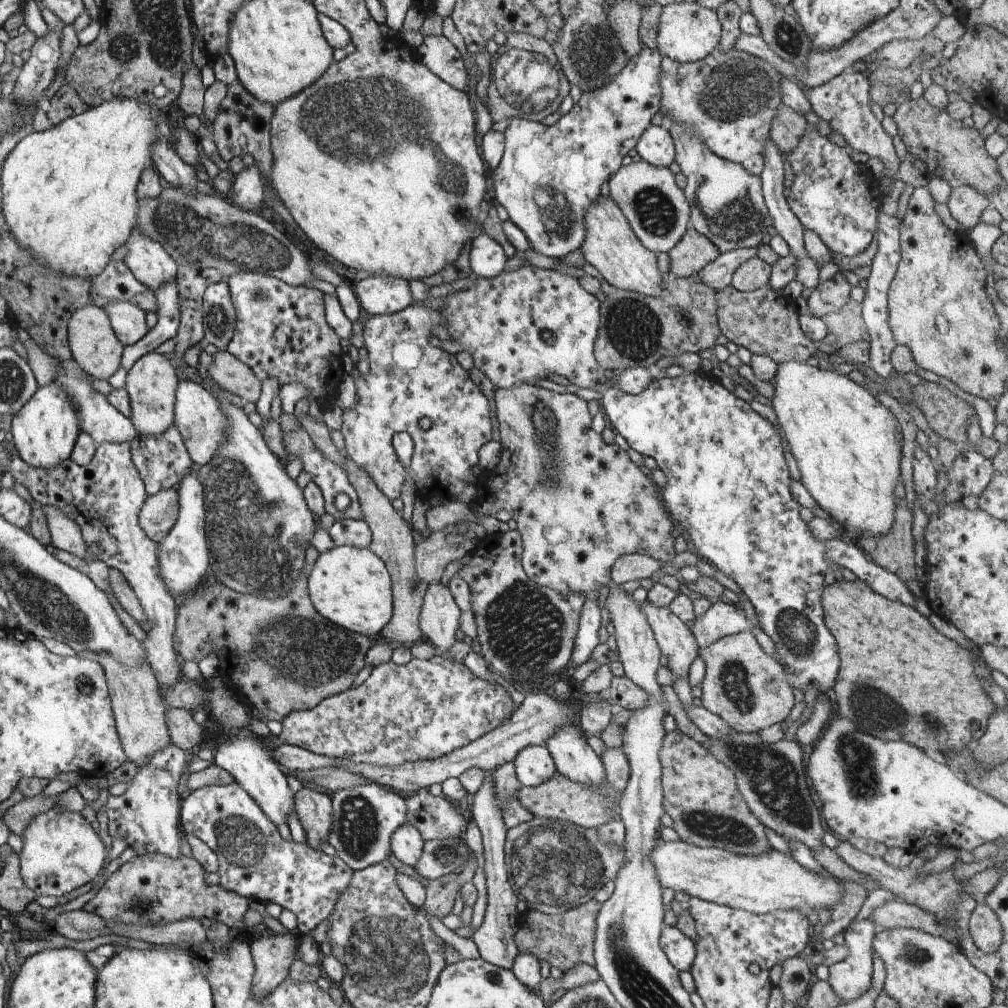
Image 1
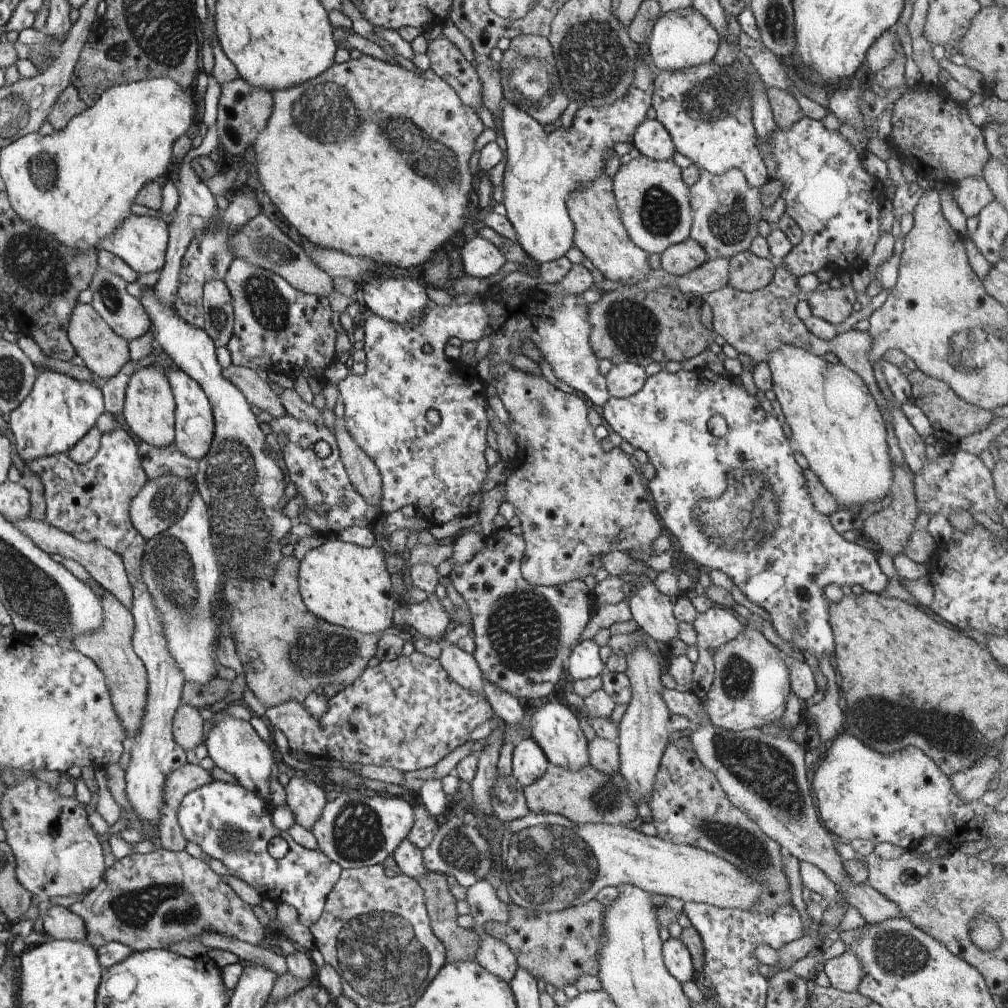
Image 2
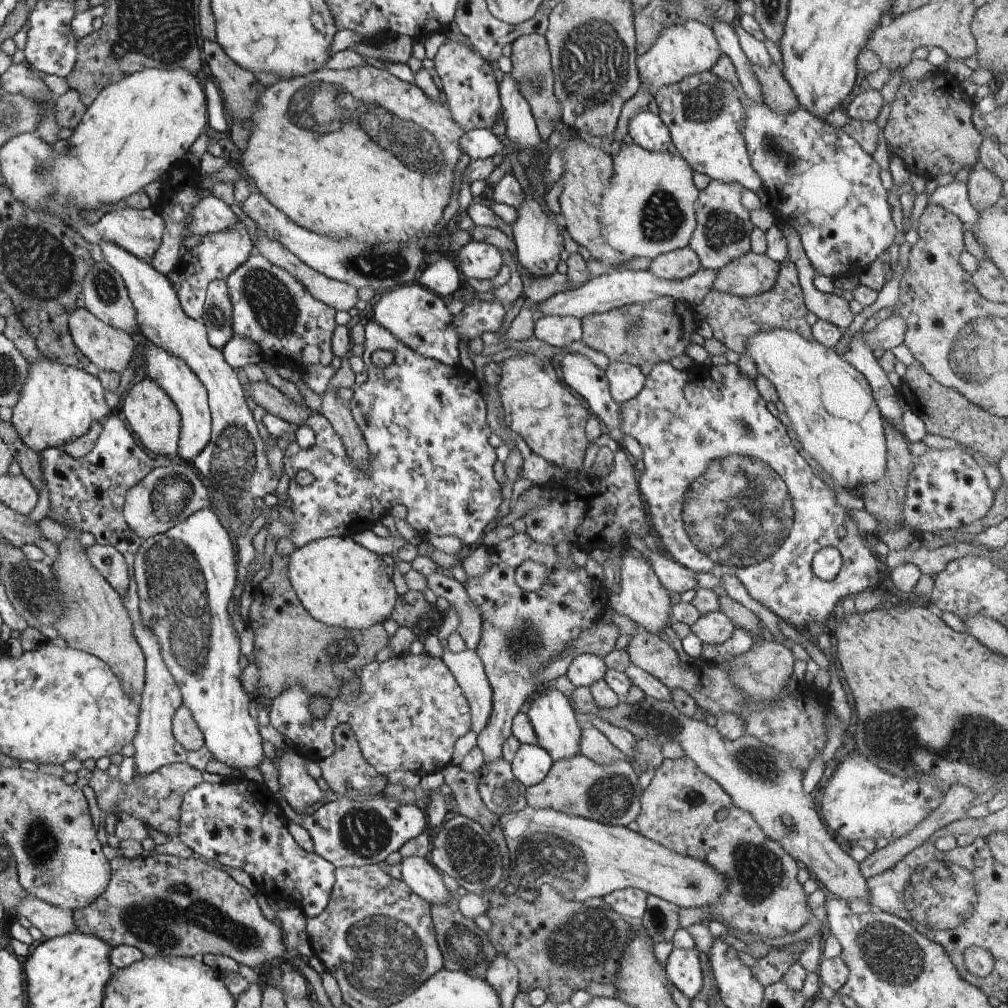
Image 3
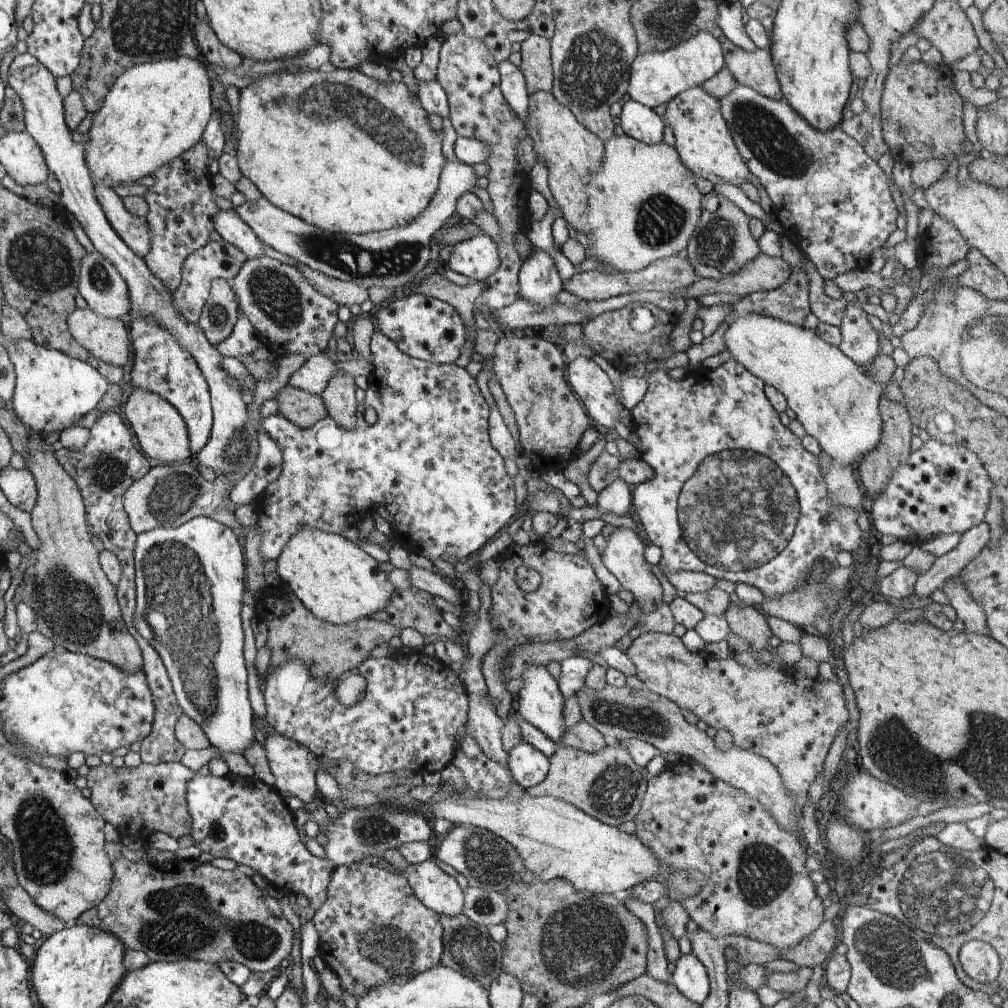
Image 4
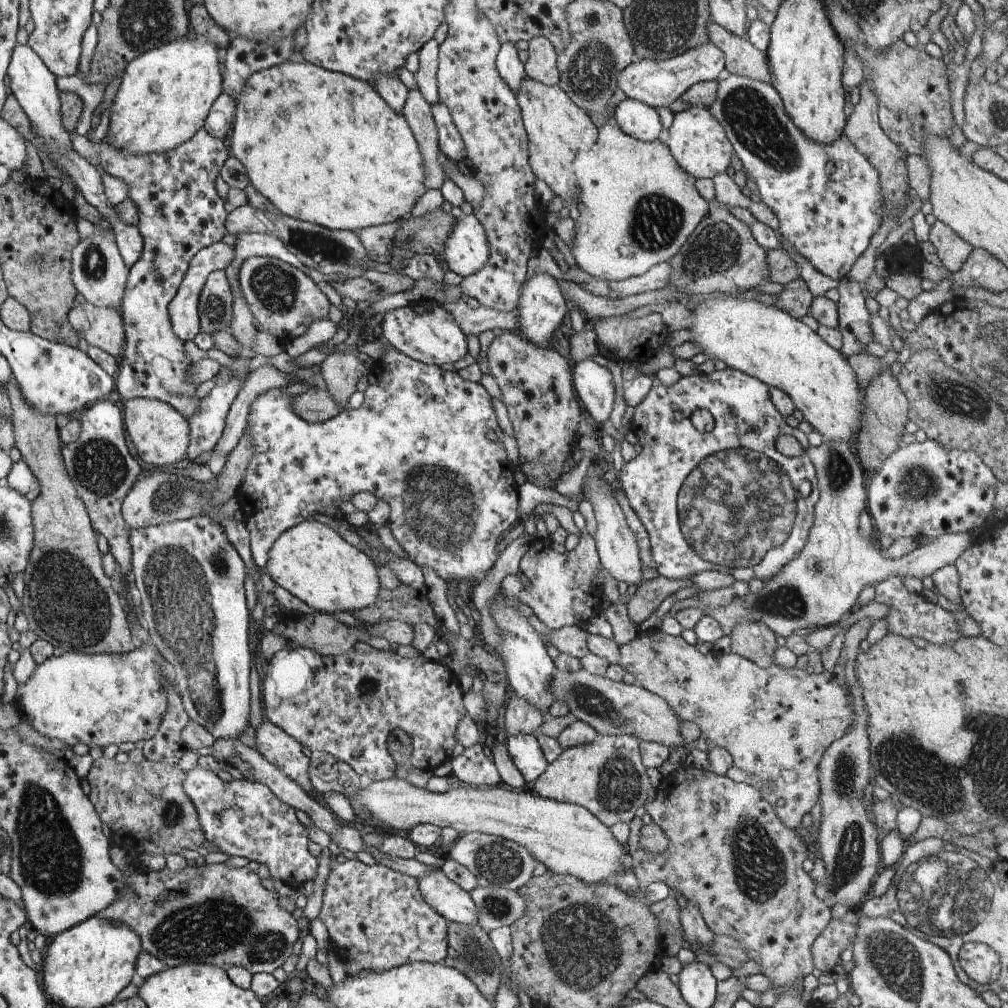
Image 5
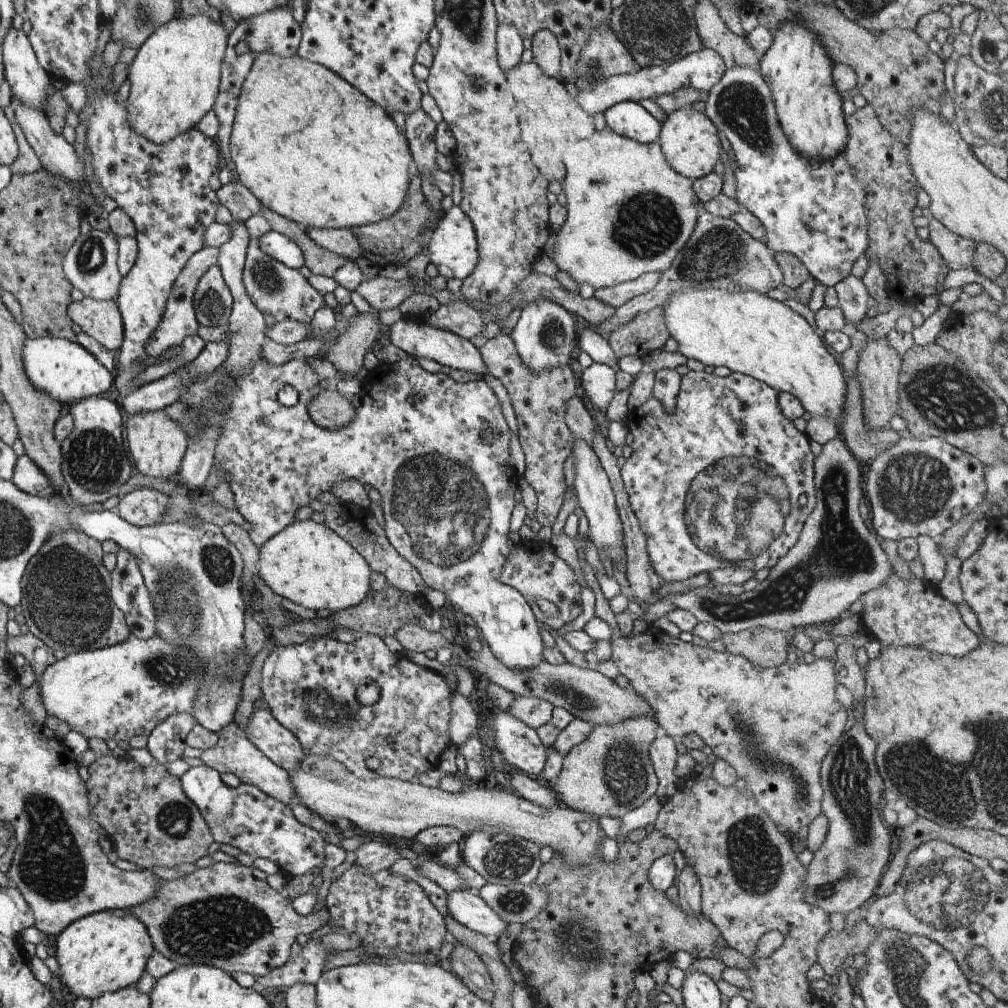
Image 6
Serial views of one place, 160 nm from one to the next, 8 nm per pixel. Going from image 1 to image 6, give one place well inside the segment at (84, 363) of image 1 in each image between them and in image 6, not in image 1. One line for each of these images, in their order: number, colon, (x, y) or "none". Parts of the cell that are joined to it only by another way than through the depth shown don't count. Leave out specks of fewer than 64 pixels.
2: (104, 352)
3: (111, 349)
4: (107, 340)
5: (101, 327)
6: (101, 320)

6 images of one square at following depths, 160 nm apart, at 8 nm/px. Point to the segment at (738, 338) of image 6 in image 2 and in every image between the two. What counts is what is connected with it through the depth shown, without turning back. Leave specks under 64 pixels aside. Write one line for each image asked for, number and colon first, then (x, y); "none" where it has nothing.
2: (836, 422)
3: (832, 409)
4: (833, 398)
5: (765, 342)

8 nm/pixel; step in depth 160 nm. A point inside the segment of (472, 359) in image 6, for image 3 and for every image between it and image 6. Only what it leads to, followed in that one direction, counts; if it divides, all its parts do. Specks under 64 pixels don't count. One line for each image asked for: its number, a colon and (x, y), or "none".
3: (415, 315)
4: (423, 327)
5: (427, 333)

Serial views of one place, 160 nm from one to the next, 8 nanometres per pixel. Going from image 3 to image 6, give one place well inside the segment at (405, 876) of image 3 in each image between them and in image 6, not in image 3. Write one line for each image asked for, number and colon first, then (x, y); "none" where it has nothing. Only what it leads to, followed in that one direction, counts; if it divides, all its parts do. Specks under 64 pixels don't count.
4: (435, 889)
5: (447, 898)
6: (465, 906)

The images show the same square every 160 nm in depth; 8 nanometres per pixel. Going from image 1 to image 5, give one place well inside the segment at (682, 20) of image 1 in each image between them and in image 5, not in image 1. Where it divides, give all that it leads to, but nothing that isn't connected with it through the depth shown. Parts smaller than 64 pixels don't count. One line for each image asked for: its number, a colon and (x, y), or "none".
2: (682, 38)
3: (680, 50)
4: (657, 77)
5: (656, 83)

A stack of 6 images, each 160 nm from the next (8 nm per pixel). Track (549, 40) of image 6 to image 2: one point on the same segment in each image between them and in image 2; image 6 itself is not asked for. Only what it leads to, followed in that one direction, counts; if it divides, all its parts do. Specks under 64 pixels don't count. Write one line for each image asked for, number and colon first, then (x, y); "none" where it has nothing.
2: (529, 80)
3: (531, 58)
4: (535, 51)
5: (541, 66)

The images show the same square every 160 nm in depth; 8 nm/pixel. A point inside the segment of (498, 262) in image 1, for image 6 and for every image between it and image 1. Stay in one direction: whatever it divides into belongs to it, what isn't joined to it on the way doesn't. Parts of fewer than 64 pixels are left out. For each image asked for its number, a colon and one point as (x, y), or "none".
2: (480, 258)
3: (478, 260)
4: (478, 257)
5: (466, 251)
6: (452, 248)

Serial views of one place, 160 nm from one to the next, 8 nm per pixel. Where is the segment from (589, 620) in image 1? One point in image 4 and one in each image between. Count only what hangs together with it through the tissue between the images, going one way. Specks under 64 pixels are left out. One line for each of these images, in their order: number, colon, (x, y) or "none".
2: (584, 662)
3: (585, 668)
4: (574, 670)

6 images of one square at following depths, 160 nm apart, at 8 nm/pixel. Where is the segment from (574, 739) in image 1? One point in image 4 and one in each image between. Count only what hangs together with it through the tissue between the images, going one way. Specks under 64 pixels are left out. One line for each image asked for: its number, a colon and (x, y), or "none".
2: (554, 727)
3: (552, 717)
4: (541, 702)

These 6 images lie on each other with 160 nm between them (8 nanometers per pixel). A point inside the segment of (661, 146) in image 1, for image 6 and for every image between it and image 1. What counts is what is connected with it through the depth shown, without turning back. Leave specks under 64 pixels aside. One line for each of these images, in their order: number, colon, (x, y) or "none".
2: (651, 138)
3: (647, 130)
4: (640, 122)
5: (635, 118)
6: (628, 118)

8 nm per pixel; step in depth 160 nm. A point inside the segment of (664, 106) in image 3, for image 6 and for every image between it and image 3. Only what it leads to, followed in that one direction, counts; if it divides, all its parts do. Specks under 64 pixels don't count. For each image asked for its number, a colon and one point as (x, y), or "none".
4: (704, 142)
5: (698, 142)
6: (689, 140)

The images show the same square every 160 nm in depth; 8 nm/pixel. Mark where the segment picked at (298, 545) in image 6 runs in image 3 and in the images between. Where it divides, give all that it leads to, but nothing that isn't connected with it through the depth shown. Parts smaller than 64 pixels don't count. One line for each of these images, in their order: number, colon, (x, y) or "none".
3: (340, 582)
4: (337, 581)
5: (312, 561)

